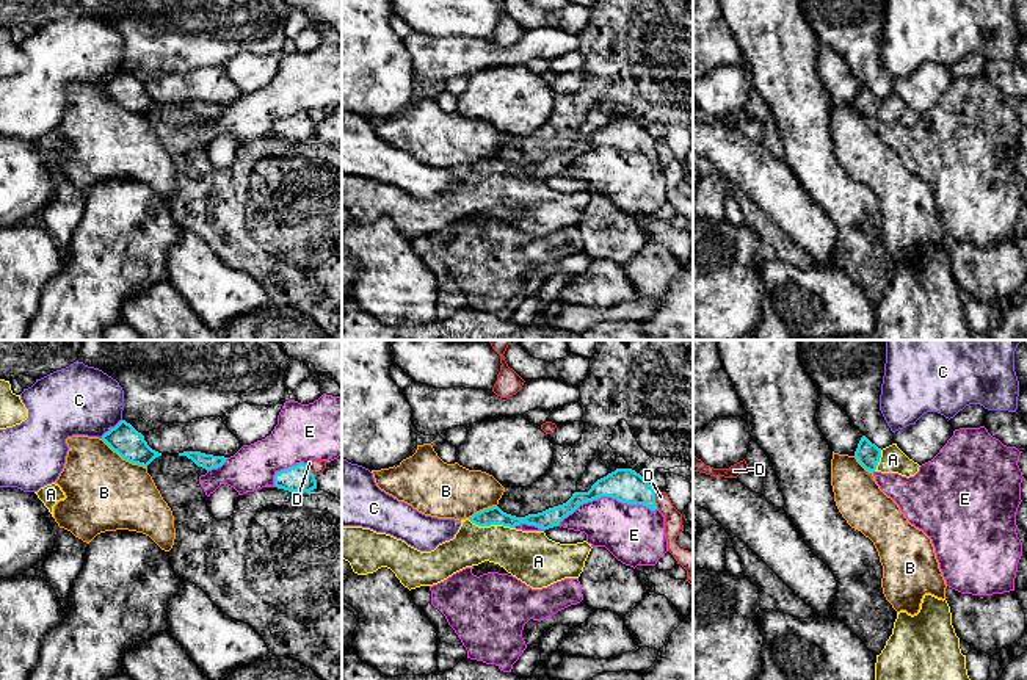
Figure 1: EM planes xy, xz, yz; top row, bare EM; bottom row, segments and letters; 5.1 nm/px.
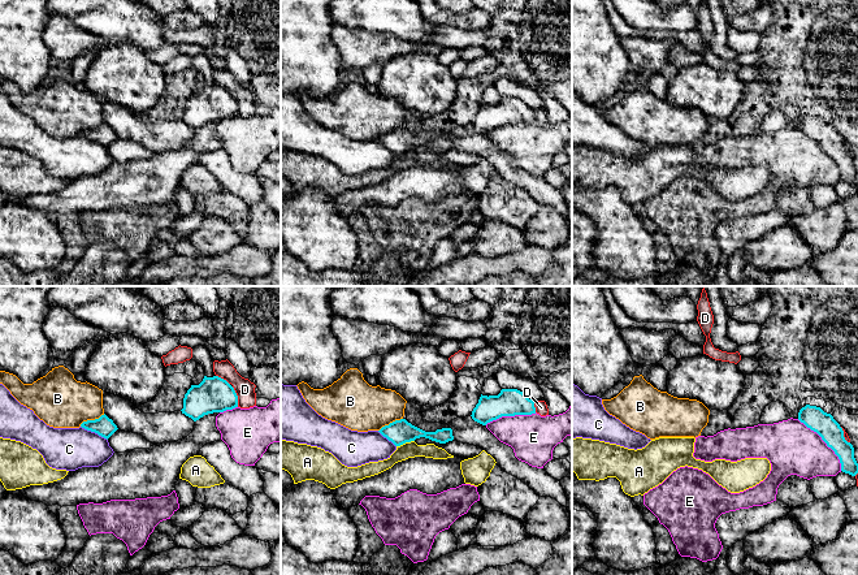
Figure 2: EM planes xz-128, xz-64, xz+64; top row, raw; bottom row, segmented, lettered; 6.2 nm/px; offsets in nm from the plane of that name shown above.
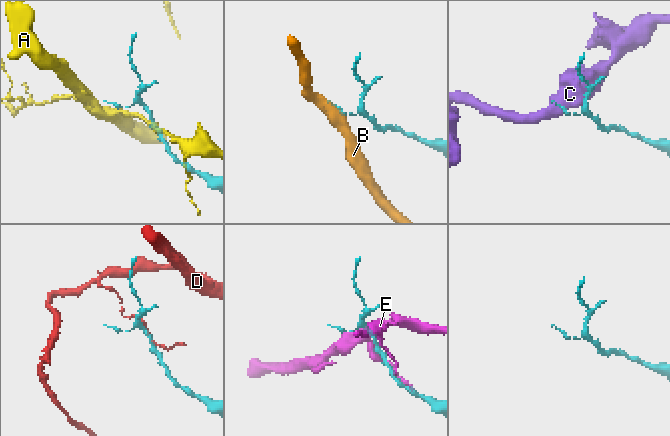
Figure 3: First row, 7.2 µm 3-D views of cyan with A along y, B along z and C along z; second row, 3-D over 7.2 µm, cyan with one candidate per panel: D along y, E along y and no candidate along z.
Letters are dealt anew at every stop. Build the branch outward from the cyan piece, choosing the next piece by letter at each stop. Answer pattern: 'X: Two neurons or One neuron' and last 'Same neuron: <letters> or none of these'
A: Two neurons
B: Two neurons
C: Two neurons
D: Two neurons
E: Two neurons
Same neuron: none of these

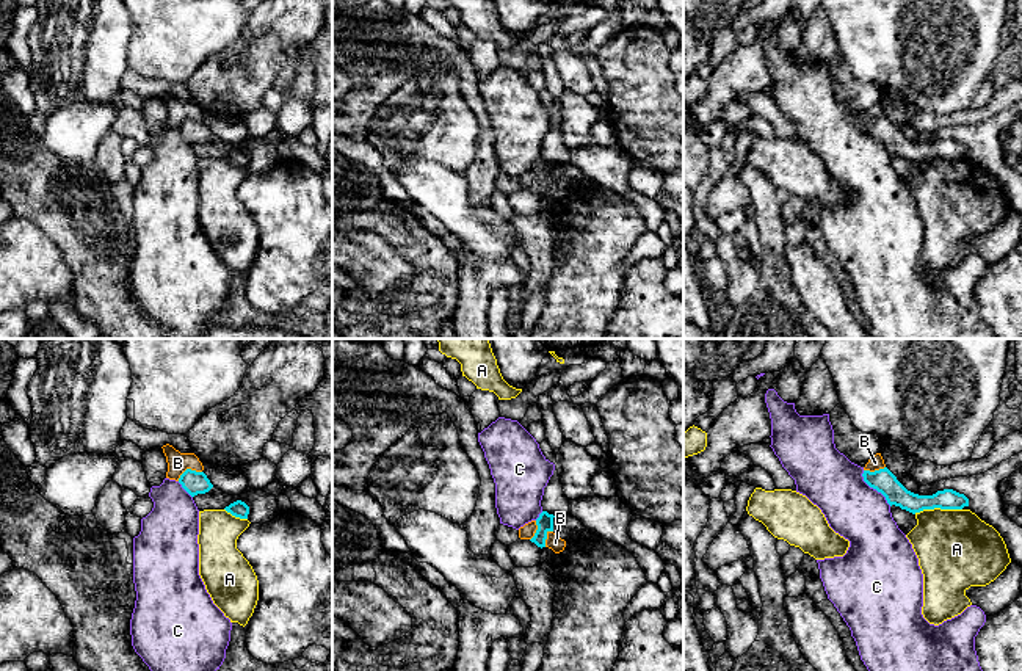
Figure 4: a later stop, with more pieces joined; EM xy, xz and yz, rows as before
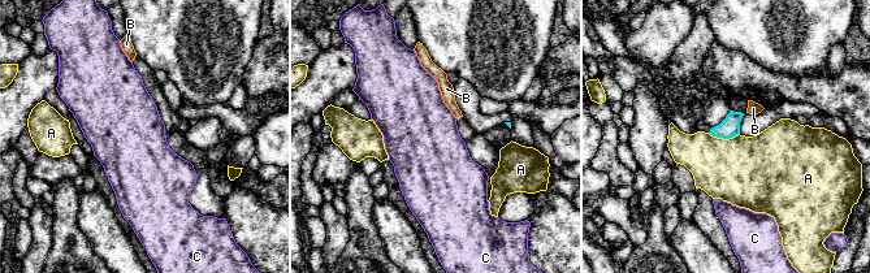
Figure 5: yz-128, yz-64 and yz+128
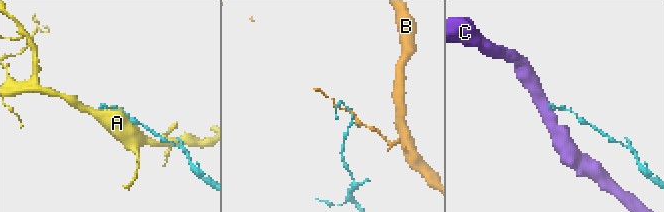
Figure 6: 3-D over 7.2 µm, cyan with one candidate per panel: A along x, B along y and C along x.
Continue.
A: Two neurons
B: Two neurons
C: Two neurons
Same neuron: none of these

